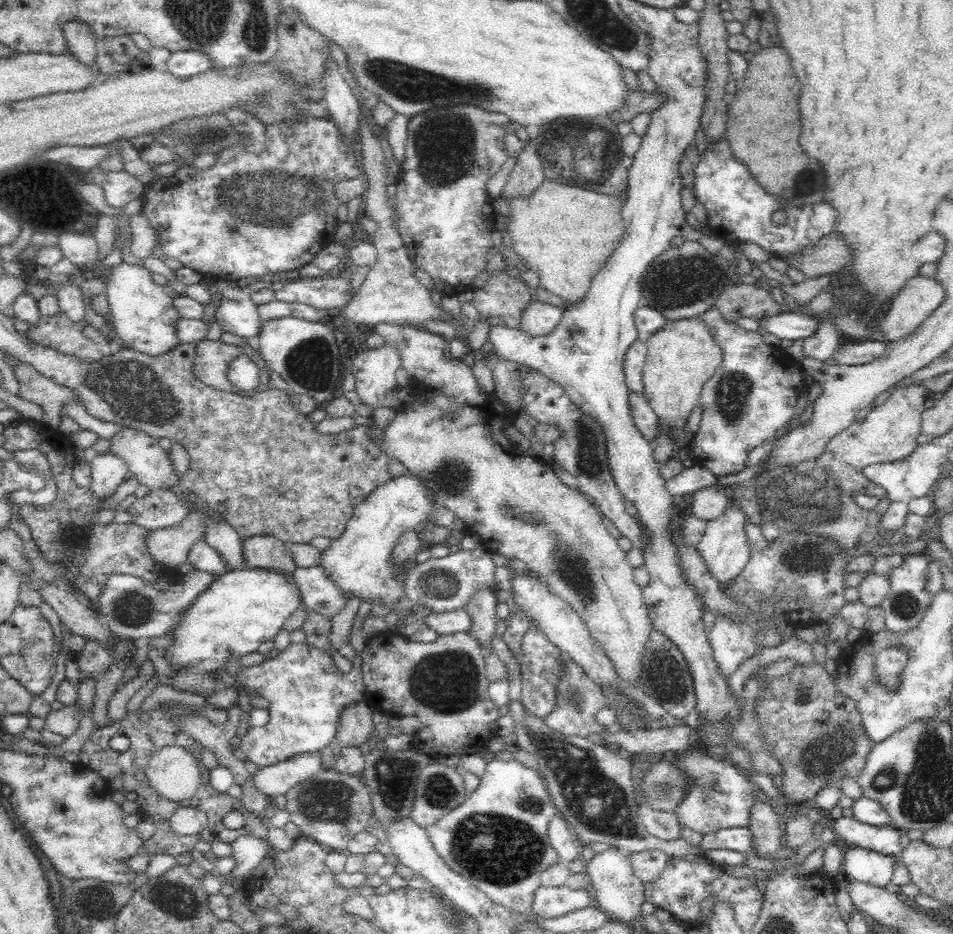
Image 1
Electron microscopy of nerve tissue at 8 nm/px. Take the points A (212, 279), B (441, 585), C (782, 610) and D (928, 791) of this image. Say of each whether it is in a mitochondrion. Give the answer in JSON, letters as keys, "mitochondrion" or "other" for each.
{"A":"other","B":"mitochondrion","C":"other","D":"mitochondrion"}

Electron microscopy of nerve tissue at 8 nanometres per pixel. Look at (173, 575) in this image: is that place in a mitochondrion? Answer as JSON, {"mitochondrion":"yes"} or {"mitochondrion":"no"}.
{"mitochondrion":"no"}

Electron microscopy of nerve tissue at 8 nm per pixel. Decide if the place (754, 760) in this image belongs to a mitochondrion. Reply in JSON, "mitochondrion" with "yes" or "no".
{"mitochondrion":"no"}

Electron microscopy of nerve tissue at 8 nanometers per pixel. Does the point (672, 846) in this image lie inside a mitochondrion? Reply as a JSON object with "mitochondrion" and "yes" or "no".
{"mitochondrion":"no"}

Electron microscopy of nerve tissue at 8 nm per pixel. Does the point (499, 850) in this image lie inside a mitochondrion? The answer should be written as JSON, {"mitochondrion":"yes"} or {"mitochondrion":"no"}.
{"mitochondrion":"yes"}

